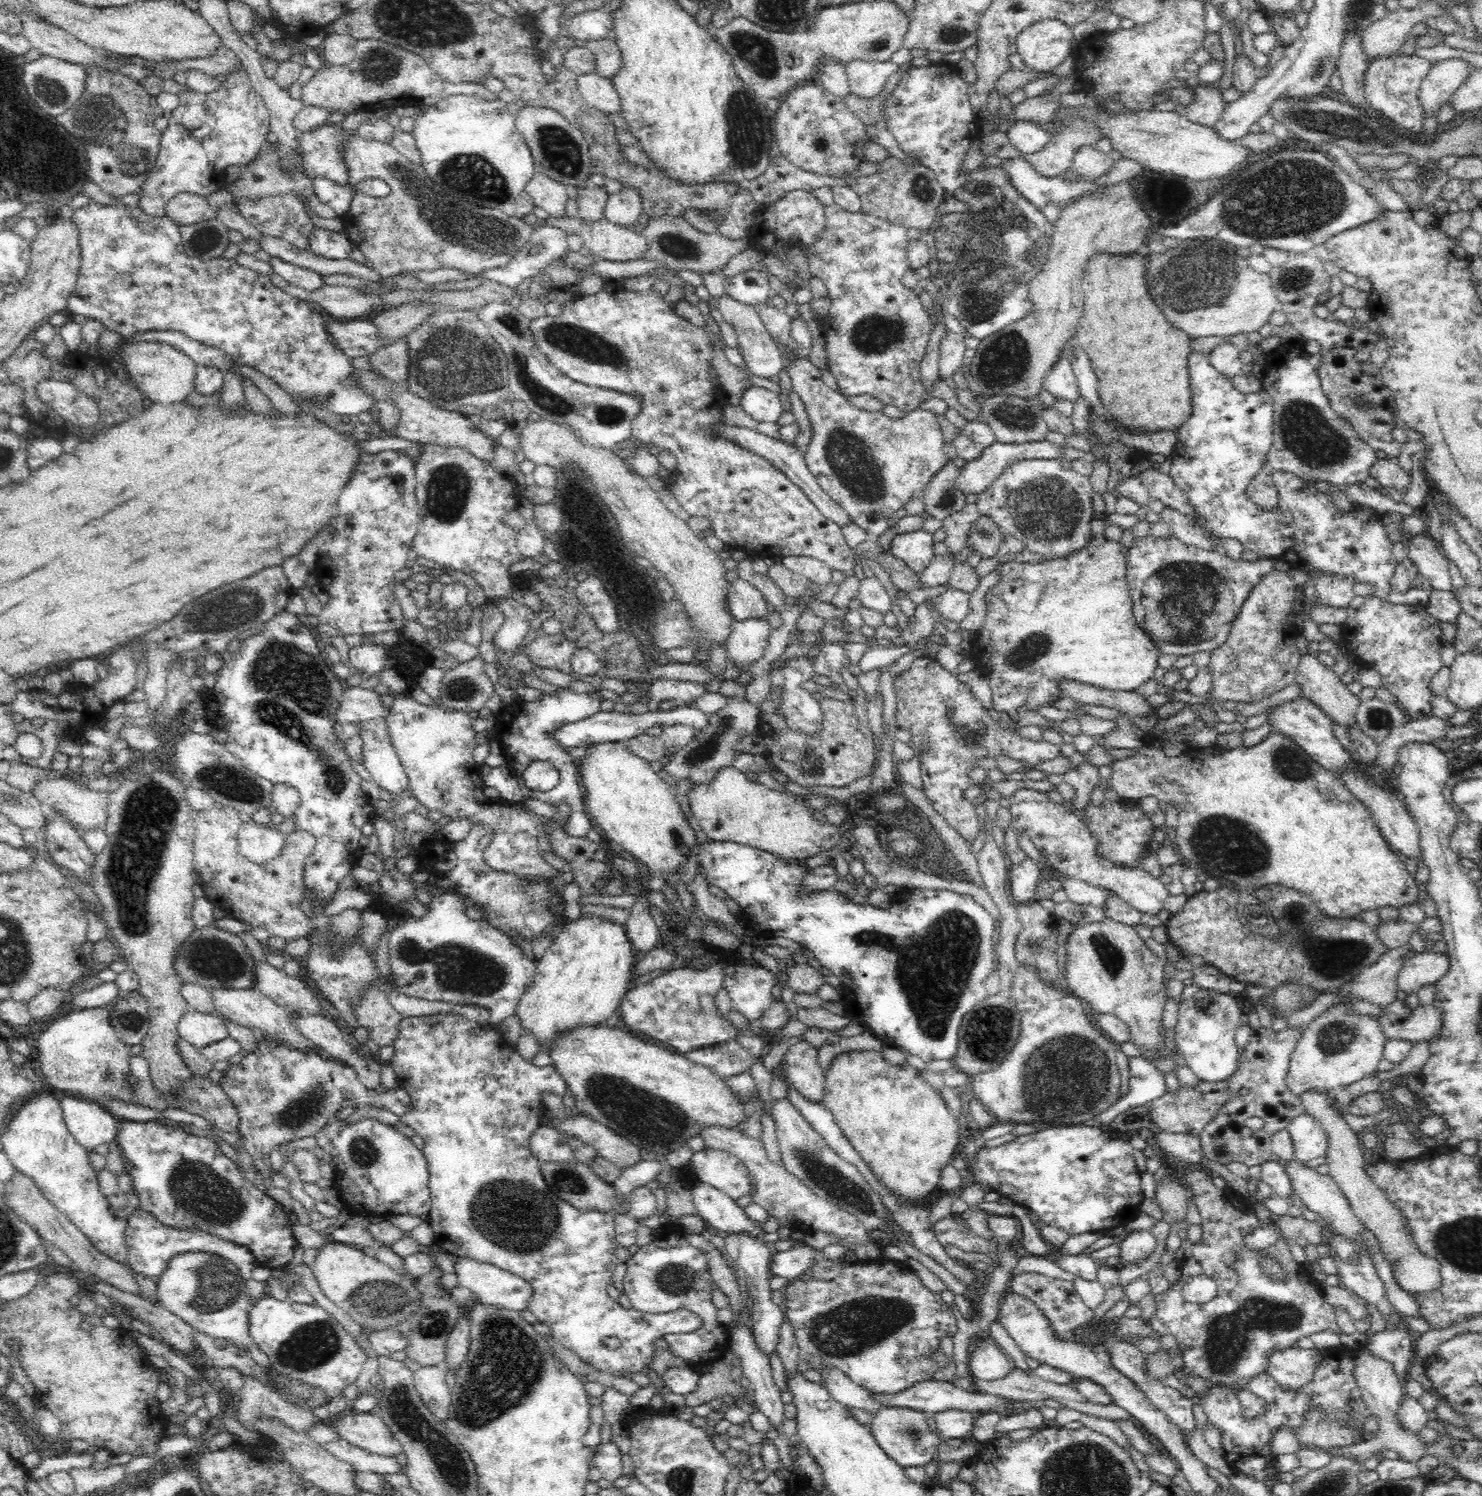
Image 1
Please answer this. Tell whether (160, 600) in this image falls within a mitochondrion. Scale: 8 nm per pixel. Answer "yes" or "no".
no

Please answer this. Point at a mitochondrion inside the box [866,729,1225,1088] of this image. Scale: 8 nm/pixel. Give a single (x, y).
(987, 1033)

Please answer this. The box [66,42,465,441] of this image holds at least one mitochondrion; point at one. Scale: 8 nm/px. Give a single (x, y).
(378, 67)

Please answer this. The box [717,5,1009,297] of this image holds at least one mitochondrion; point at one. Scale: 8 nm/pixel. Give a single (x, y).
(748, 135)

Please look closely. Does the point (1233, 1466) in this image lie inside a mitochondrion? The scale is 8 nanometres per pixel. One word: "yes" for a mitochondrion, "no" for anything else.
no

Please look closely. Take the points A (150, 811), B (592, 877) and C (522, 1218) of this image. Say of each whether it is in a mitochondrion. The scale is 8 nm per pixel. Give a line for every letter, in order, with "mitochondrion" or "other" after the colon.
A: mitochondrion
B: mitochondrion
C: mitochondrion

